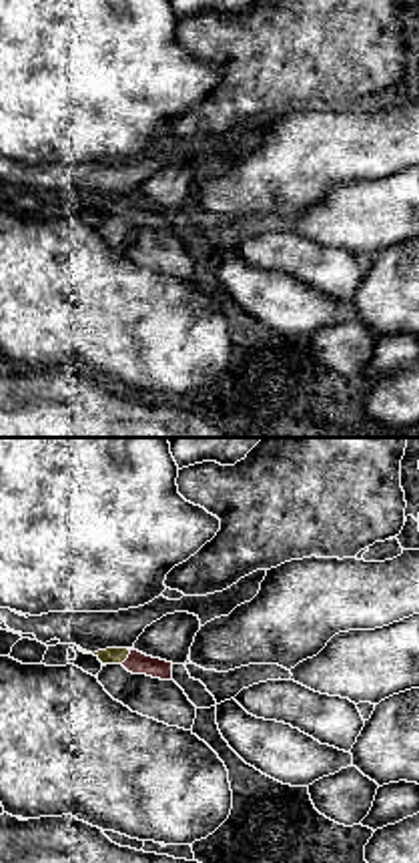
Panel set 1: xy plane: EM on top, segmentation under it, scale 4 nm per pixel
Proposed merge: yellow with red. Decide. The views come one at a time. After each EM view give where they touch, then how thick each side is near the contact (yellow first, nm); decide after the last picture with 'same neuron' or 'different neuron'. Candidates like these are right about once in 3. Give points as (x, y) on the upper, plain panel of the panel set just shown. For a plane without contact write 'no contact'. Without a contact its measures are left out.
(127, 207) | 60/90 nm

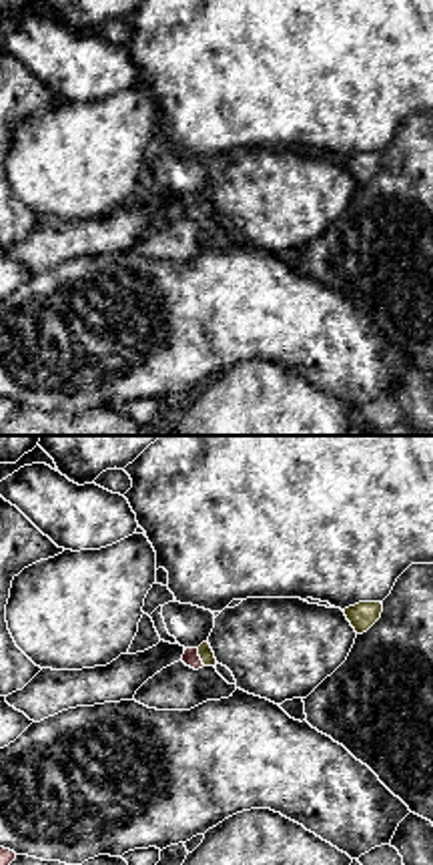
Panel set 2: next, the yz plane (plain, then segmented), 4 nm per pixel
(199, 205) | 60/70 nm

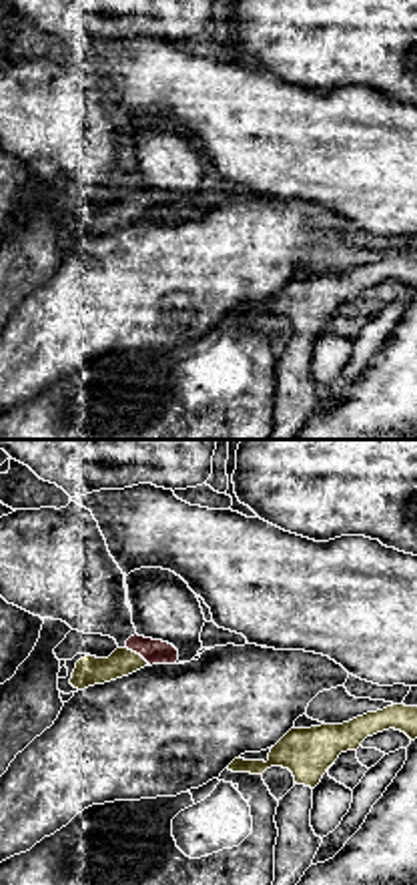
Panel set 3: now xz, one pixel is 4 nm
(139, 205) | 120/100 nm

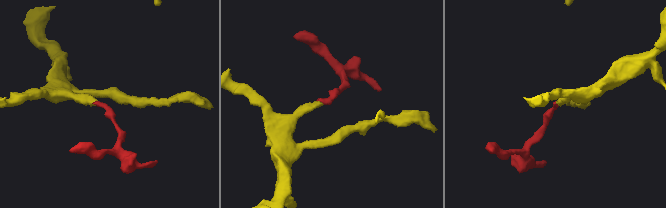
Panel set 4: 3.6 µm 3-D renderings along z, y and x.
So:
same neuron

